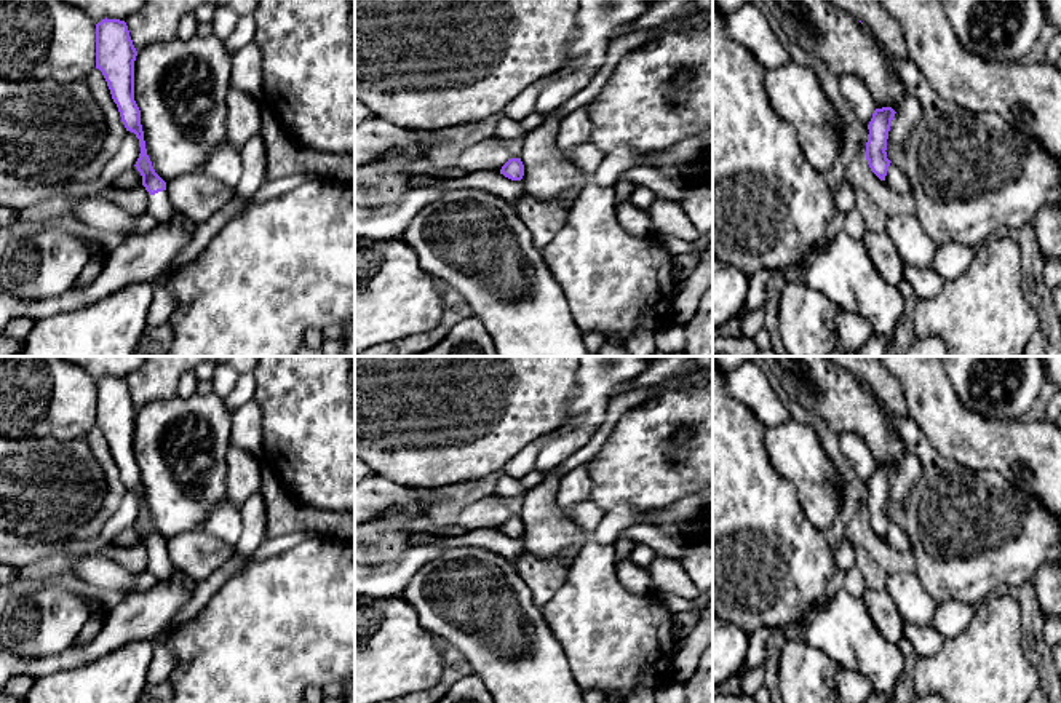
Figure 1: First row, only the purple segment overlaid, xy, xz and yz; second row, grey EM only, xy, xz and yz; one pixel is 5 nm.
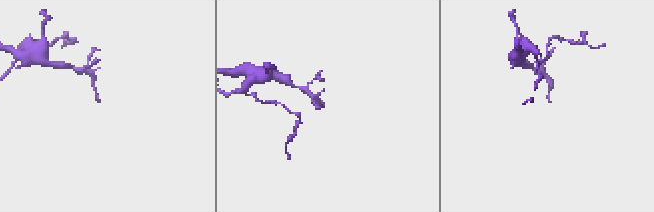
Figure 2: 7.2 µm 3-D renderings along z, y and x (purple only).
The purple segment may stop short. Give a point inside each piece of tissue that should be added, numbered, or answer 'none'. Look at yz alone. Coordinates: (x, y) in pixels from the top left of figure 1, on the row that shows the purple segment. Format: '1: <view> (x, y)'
none

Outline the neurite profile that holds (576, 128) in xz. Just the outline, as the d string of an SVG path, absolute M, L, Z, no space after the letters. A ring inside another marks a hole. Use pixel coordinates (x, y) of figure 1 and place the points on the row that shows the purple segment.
M583 107L569 113L559 123L556 144L559 150L567 152L591 141L591 121Z

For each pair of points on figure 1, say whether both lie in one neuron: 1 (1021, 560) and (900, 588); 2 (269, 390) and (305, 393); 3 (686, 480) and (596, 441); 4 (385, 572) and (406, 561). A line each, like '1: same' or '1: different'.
1: different
2: same
3: different
4: same

